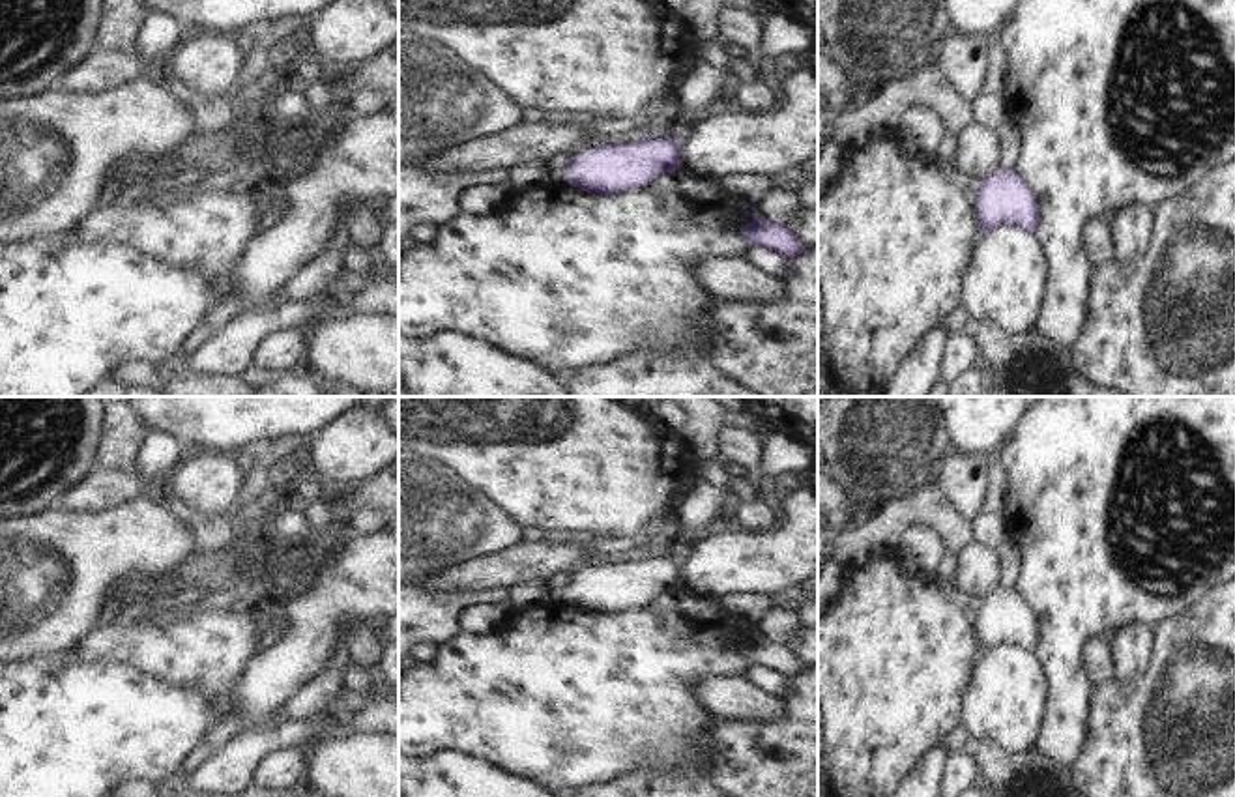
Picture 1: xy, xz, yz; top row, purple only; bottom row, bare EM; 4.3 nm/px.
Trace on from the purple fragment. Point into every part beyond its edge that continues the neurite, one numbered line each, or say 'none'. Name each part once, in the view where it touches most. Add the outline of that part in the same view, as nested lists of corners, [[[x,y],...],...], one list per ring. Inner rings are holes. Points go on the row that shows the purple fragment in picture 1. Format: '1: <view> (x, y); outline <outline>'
none

